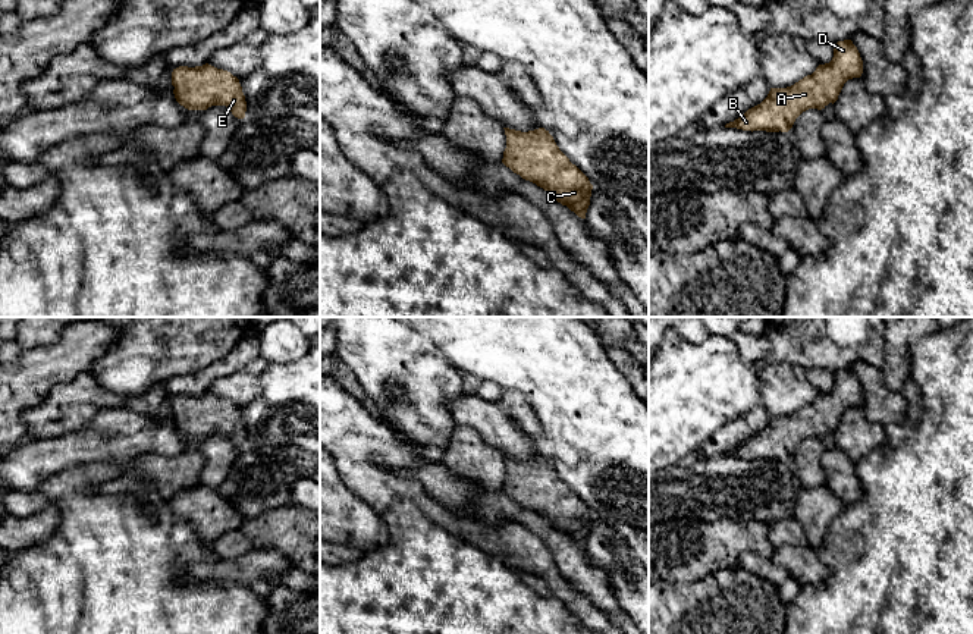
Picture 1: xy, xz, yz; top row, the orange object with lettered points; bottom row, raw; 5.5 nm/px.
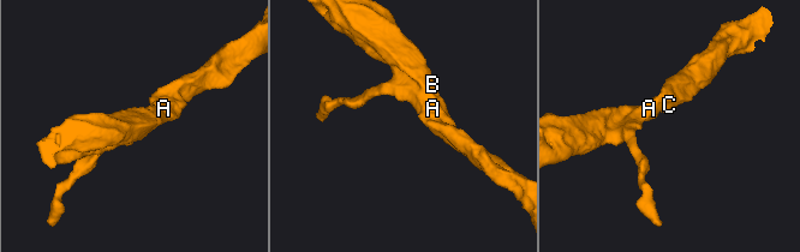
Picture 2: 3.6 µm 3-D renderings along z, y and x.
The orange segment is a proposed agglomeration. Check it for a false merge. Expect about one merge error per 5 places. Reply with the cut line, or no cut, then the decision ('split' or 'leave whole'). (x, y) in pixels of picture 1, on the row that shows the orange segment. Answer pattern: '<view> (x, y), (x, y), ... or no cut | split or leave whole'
no cut | leave whole

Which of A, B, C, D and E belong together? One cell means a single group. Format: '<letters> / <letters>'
A B C D E

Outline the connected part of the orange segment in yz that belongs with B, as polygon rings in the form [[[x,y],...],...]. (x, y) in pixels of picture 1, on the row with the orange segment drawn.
[[[851,40],[838,41],[829,63],[787,88],[770,88],[768,97],[743,116],[725,125],[743,131],[788,132],[795,119],[809,109],[835,103],[848,79],[860,78],[863,60]]]

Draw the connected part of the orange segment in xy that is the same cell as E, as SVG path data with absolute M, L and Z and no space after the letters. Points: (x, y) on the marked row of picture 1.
M208 63L172 72L176 101L188 110L207 110L211 106L226 106L238 119L245 117L247 101L239 79L230 72Z

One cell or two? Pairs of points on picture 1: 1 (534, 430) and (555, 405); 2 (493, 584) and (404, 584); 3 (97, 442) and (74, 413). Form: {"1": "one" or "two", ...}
{"1": "two", "2": "one", "3": "two"}

